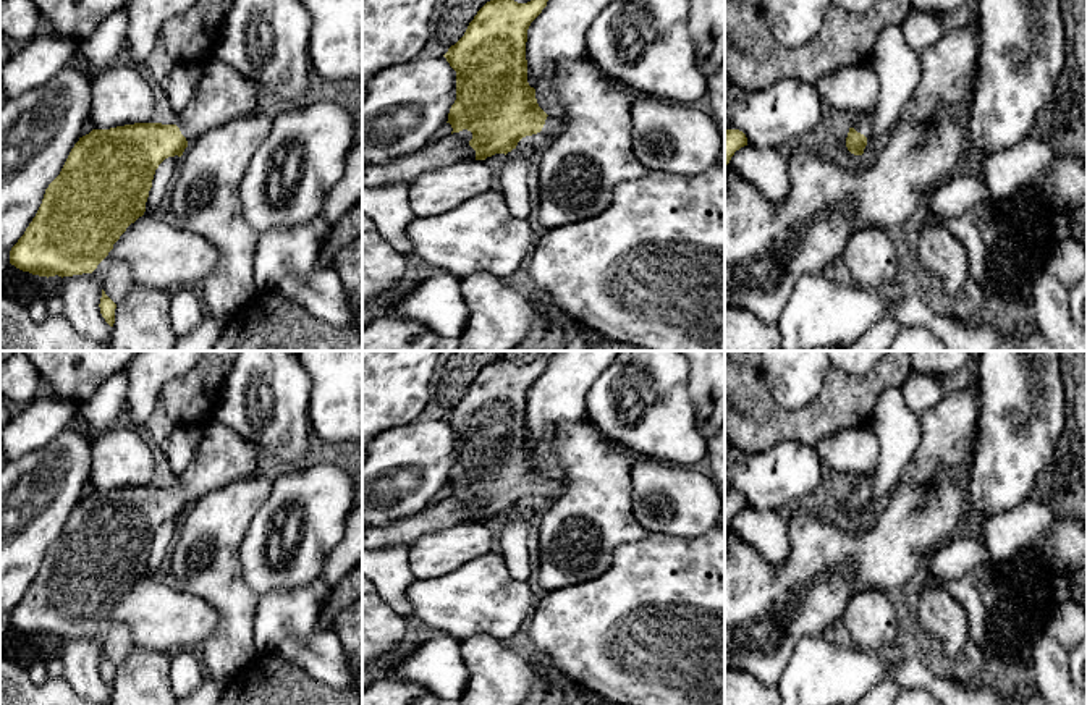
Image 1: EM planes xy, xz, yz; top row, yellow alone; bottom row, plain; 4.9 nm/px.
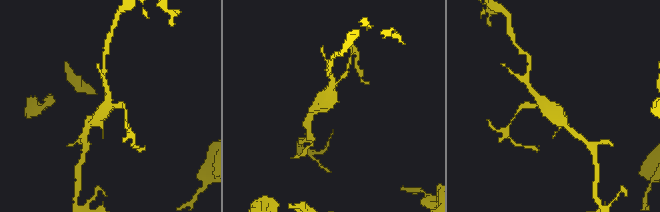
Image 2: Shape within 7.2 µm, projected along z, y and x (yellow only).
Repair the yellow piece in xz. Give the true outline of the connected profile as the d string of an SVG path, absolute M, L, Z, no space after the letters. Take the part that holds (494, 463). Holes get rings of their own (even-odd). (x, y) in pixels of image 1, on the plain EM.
M542 351L527 364L518 365L505 357L487 364L469 385L464 398L443 417L456 433L456 462L450 471L448 483L453 495L472 495L469 508L476 522L495 516L508 516L518 504L537 495L550 501L565 492L565 482L548 479L537 466L535 451L527 445L526 404L531 385L542 375L555 351Z

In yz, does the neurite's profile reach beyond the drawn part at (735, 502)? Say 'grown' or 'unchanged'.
unchanged

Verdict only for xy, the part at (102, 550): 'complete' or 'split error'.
split error

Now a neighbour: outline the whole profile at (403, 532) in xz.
M463 492L408 517L390 521L383 526L366 526L362 527L362 548L409 548L422 535L450 529L458 524L476 522L476 513L469 508L471 501L472 495Z

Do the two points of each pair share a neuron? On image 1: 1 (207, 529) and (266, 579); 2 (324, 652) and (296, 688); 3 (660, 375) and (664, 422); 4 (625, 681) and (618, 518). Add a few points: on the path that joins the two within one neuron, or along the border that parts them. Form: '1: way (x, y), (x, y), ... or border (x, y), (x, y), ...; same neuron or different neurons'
1: border (249, 521), (240, 568), (253, 592); different neurons
2: border (275, 654), (332, 688); different neurons
3: way (660, 387), (667, 396), (664, 411); same neuron
4: border (651, 532), (621, 544), (613, 563), (597, 576); different neurons

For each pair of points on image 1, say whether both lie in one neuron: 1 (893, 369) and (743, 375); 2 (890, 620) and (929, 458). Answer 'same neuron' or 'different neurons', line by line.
1: same neuron
2: different neurons

